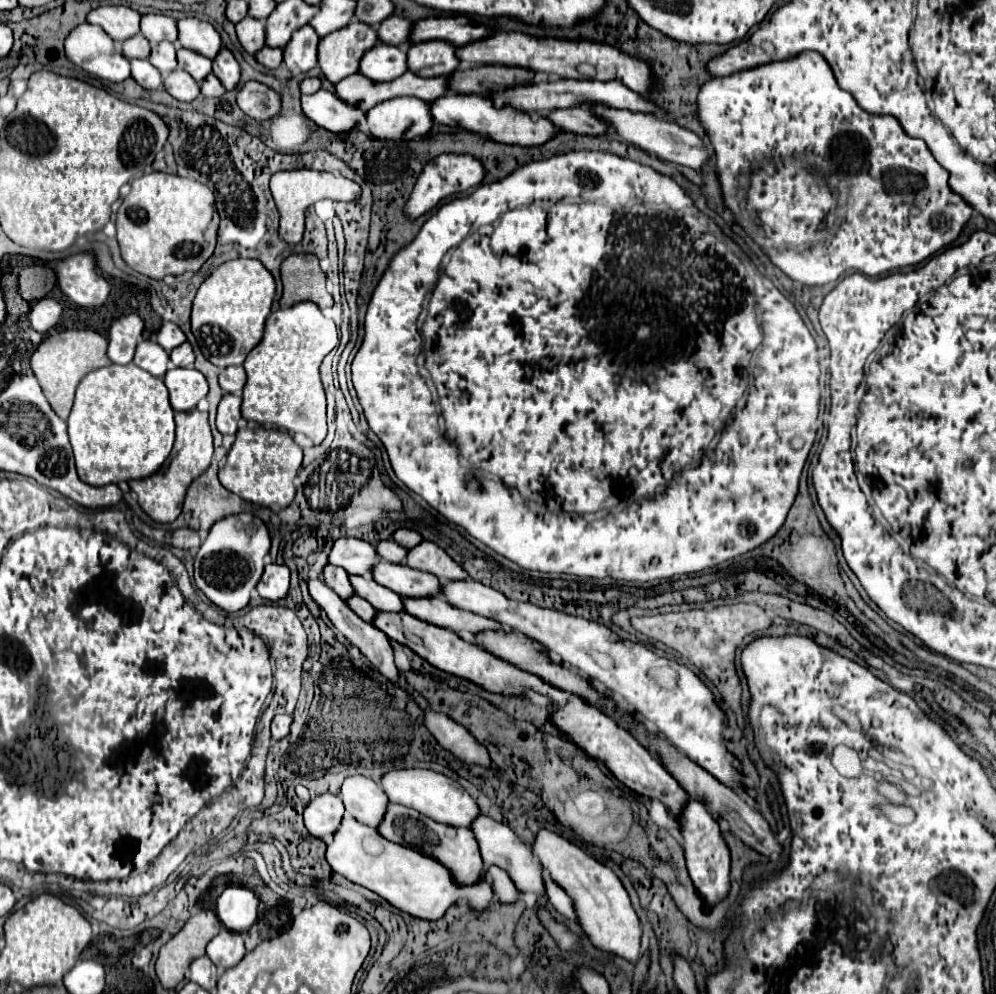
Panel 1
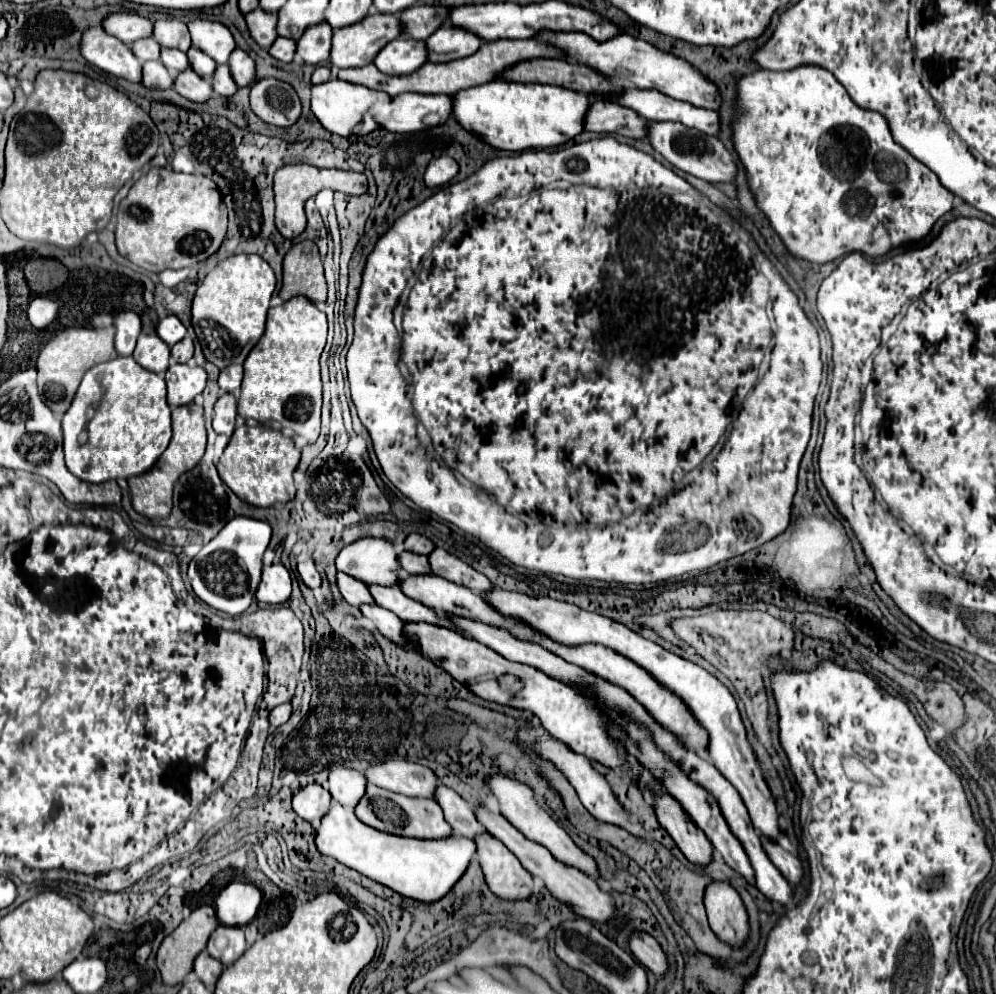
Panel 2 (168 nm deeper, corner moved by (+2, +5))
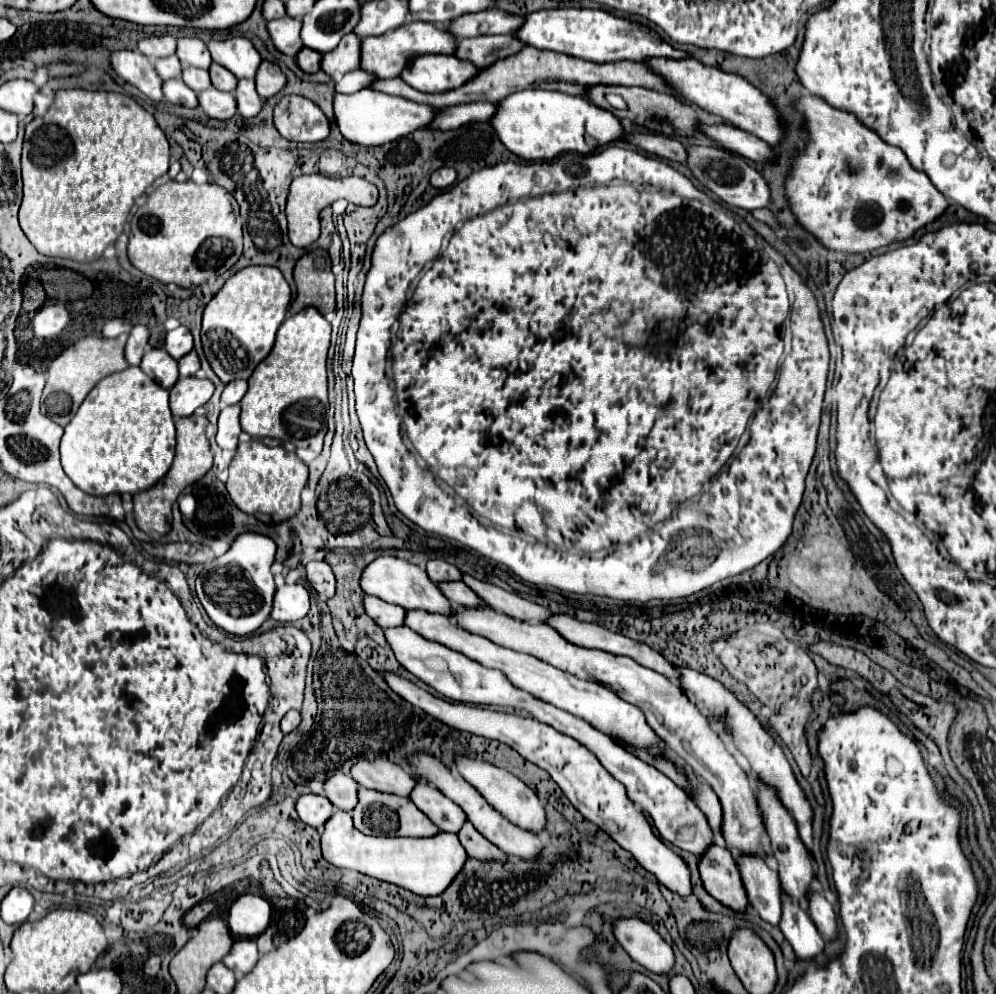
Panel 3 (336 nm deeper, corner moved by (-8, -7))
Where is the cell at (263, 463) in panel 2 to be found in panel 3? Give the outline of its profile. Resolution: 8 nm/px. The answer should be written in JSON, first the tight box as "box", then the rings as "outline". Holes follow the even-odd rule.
{"box":[227,440,307,524],"outline":[[[259,440],[241,442],[235,458],[229,464],[227,492],[239,510],[247,514],[269,516],[273,524],[289,520],[301,508],[301,490],[307,484],[307,466],[297,458],[295,452],[287,452],[285,448],[265,446]]]}

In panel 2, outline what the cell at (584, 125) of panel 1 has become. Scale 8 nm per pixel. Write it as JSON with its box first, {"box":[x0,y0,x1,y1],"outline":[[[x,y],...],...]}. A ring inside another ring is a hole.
{"box":[585,102,649,140],"outline":[[[595,102],[589,108],[585,130],[645,140],[649,134],[649,122],[631,108],[623,108],[613,102]]]}

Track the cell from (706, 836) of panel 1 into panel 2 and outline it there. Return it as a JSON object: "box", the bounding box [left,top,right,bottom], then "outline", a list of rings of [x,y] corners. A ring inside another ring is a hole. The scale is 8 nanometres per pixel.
{"box":[705,882,749,948],"outline":[[[713,882],[705,892],[709,926],[731,948],[741,948],[749,938],[749,916],[739,894],[727,882]]]}

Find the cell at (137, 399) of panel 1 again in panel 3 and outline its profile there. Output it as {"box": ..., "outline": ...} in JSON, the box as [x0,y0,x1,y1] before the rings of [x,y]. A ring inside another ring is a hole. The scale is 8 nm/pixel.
{"box":[61,366,175,496],"outline":[[[129,366],[123,372],[115,372],[103,378],[79,406],[73,420],[65,426],[61,438],[61,464],[65,474],[77,488],[93,496],[109,494],[137,494],[159,482],[171,468],[175,456],[175,422],[169,408],[169,390],[159,386],[141,368]]]}

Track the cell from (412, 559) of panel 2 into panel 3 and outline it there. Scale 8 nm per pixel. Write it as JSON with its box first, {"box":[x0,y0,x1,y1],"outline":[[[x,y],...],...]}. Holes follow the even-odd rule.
{"box":[437,582,485,608],"outline":[[[439,582],[437,584],[439,590],[445,594],[445,598],[449,598],[449,602],[459,602],[459,606],[471,608],[471,606],[479,606],[485,604],[481,602],[475,592],[471,592],[463,582]]]}

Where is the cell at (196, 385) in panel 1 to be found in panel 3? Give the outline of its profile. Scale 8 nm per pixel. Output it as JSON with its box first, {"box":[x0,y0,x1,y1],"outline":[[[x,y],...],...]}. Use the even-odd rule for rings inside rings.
{"box":[171,376,213,416],"outline":[[[195,376],[179,378],[177,384],[171,388],[171,412],[173,416],[191,416],[199,406],[209,402],[213,396],[213,382],[211,380],[199,380]]]}

